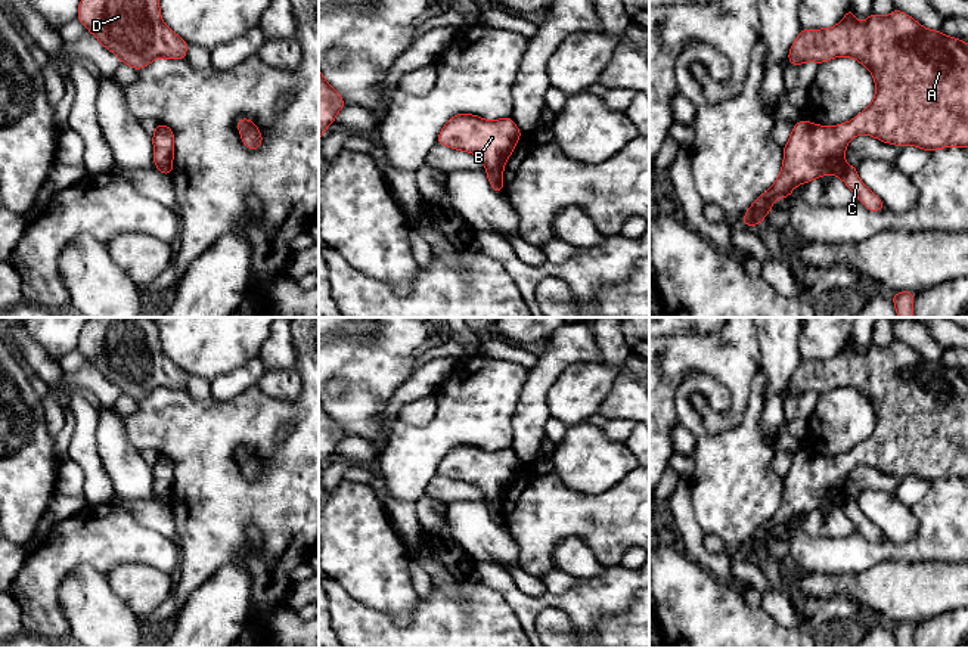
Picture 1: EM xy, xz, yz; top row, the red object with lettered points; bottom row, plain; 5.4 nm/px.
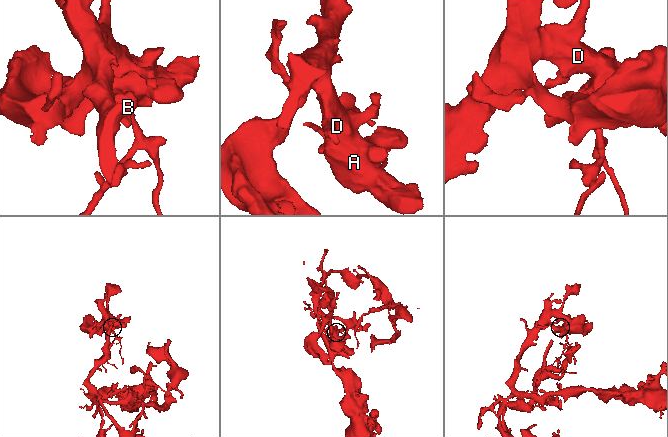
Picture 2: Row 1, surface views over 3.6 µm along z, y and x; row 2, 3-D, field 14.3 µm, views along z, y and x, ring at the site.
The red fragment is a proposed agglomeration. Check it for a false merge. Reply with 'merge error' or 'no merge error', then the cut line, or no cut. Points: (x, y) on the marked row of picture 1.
merge error; cut in xz along (502, 170), (487, 173)

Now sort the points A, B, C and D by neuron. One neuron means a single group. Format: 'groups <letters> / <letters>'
groups A B D / C

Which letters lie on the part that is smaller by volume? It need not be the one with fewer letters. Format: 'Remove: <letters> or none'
Remove: C

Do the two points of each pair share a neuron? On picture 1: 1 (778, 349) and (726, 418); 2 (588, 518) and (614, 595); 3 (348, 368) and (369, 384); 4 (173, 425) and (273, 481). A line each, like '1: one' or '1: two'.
1: two
2: two
3: one
4: one

